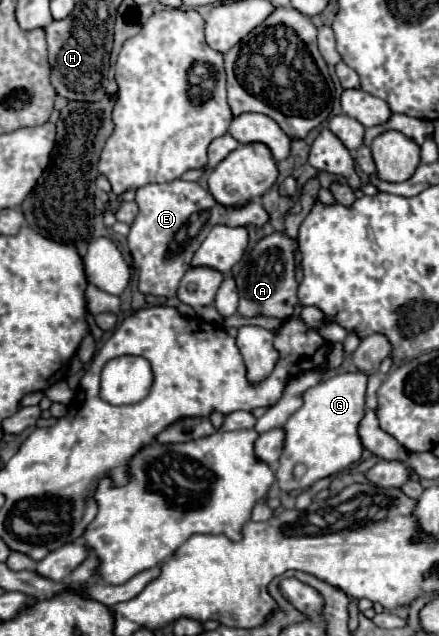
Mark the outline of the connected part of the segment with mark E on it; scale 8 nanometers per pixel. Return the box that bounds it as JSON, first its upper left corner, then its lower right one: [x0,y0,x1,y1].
[128,178,268,298]

